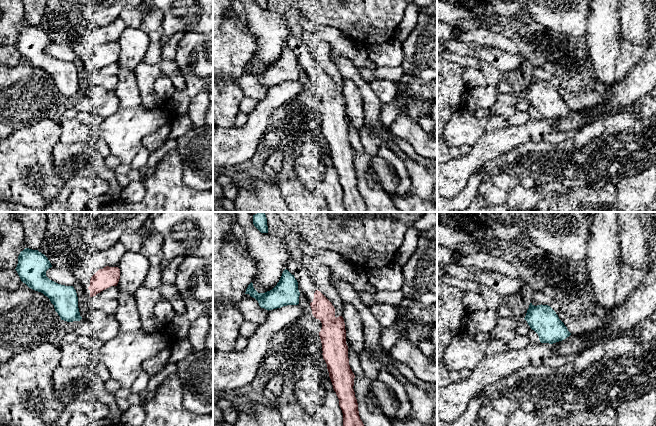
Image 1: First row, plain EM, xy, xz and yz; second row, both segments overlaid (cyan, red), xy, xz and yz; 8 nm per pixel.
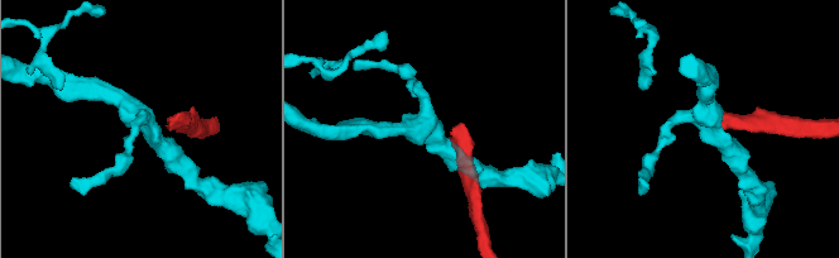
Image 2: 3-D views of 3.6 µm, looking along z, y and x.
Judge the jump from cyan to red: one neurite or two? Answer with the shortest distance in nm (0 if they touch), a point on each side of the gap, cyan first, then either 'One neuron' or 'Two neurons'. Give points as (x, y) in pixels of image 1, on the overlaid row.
Distance 100 nm. Across: xz (298, 303), (310, 303). Two neurons

